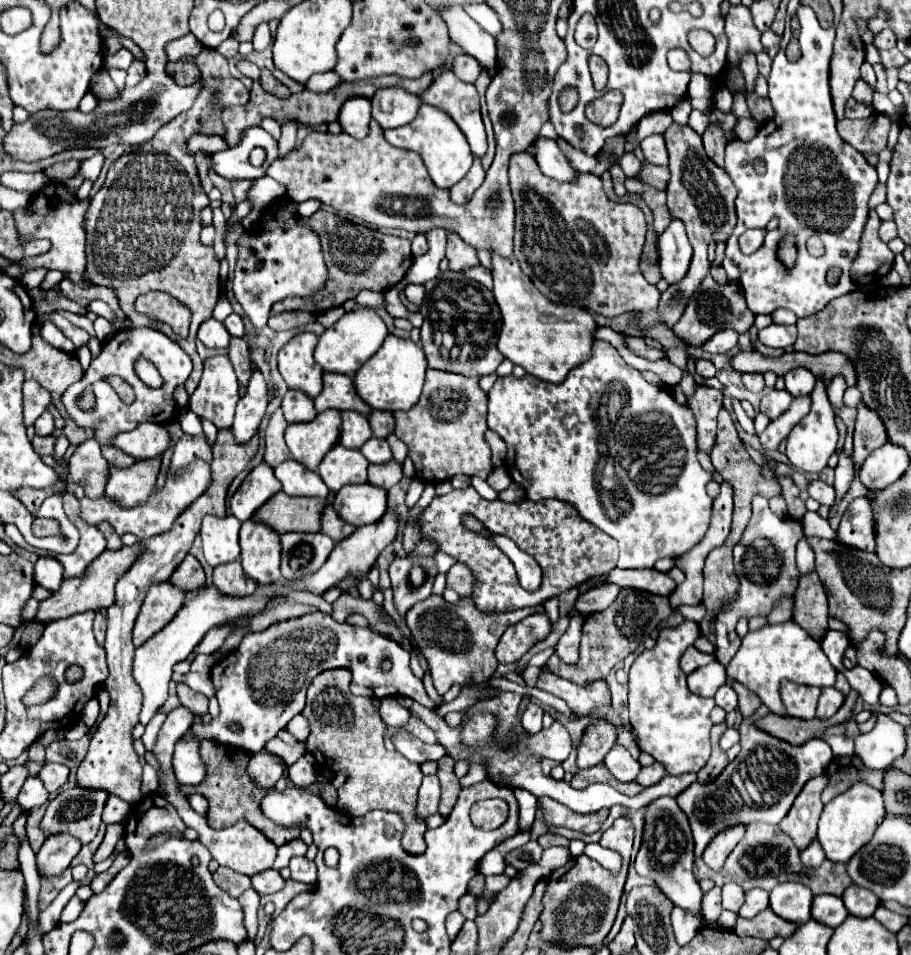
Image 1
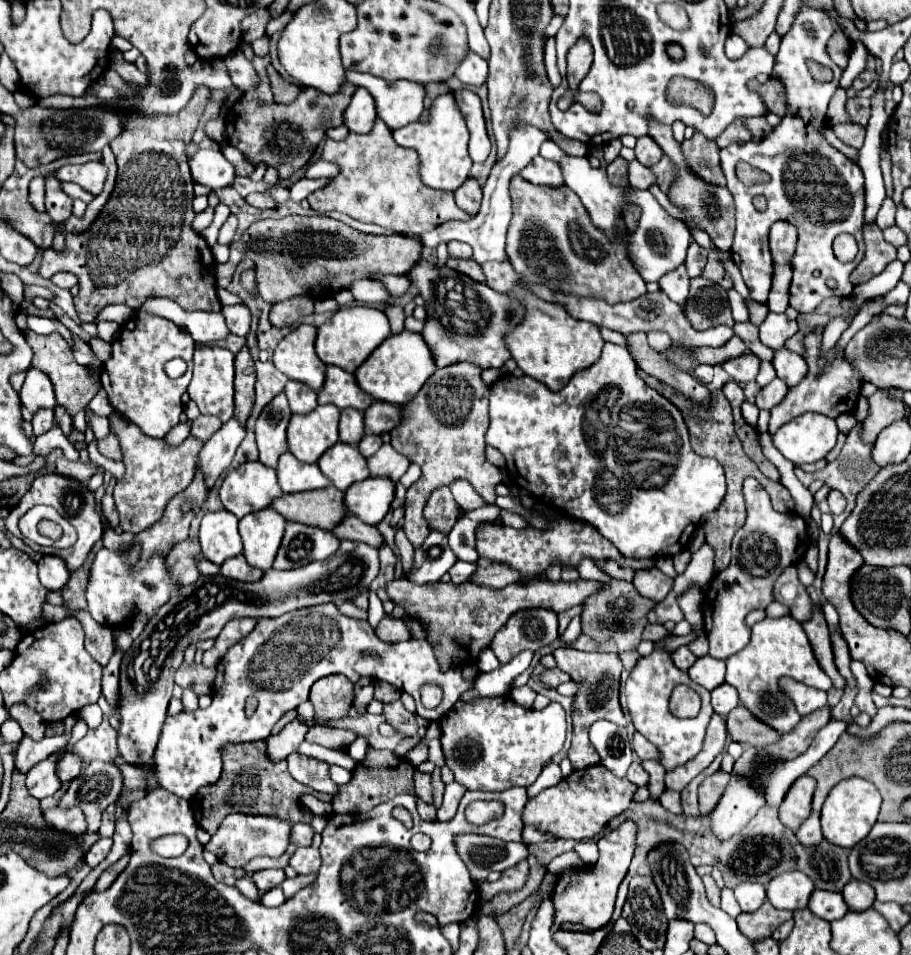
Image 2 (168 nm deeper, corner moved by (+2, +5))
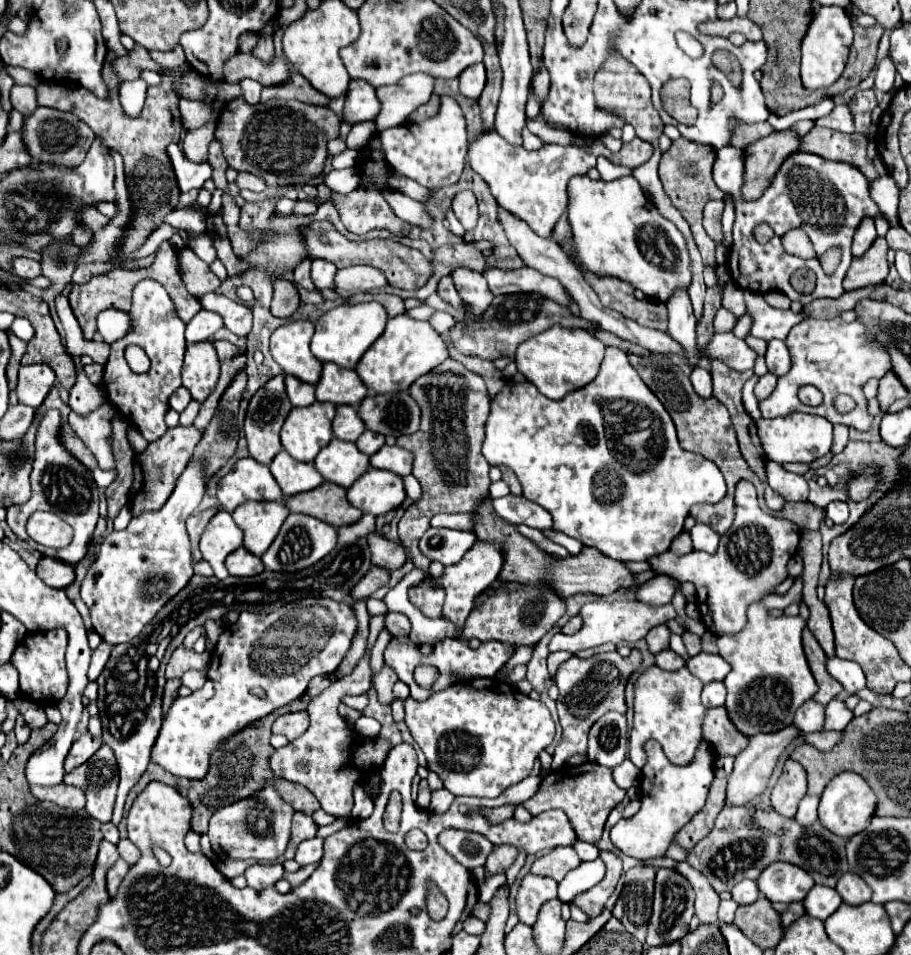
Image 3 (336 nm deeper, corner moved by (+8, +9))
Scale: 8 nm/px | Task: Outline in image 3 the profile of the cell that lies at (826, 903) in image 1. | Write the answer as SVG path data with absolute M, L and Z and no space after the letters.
M813 886L809 890L809 894L805 896L803 900L803 906L805 906L805 912L813 918L819 918L819 920L827 920L839 906L841 906L841 896L837 894L835 888L829 888L829 886Z

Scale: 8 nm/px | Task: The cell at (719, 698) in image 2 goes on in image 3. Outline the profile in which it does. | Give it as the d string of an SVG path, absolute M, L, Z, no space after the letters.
M713 682L703 688L701 700L703 700L705 708L717 708L717 706L725 704L725 694L727 694L727 690L725 690L723 682Z

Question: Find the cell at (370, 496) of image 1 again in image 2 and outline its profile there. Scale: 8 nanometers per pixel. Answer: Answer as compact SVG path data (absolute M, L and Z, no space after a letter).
M371 476L345 492L345 506L367 524L379 524L395 498L395 482L385 476Z

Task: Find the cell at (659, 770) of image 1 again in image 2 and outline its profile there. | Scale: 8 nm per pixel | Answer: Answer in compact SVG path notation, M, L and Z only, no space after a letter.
M635 760L635 762L629 766L629 770L627 770L627 780L633 782L635 786L645 786L645 784L647 784L647 772L643 770L643 766L641 766L639 760Z

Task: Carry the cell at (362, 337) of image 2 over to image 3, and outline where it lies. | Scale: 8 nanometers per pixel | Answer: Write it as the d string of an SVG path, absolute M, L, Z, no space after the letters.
M363 302L355 306L341 304L325 312L317 320L315 334L311 340L311 352L321 362L333 362L341 368L355 368L359 358L365 354L365 350L383 334L385 324L387 324L387 312L379 302Z

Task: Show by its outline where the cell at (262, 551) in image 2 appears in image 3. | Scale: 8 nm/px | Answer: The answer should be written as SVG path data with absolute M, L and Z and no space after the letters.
M283 500L277 502L245 502L235 508L231 514L235 524L243 530L245 542L243 546L255 554L261 556L271 542L275 540L281 524L289 516L289 510L285 508Z

